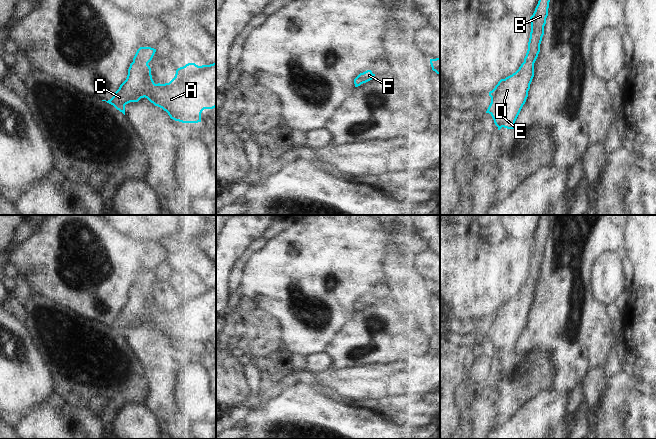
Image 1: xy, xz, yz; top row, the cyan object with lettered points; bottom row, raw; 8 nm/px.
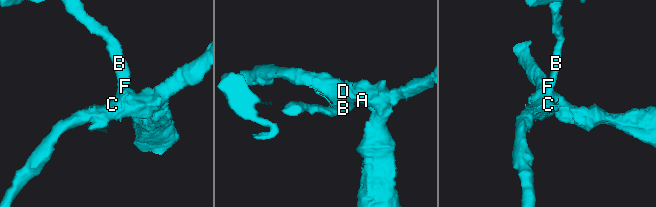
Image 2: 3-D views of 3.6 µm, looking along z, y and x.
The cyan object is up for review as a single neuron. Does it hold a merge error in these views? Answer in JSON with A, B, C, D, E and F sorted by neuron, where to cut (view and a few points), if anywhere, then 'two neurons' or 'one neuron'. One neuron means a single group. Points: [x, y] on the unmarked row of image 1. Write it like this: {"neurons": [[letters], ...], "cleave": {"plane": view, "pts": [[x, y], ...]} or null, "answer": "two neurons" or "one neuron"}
{"neurons": [["A", "B", "C", "D", "E", "F"]], "cleave": null, "answer": "one neuron"}

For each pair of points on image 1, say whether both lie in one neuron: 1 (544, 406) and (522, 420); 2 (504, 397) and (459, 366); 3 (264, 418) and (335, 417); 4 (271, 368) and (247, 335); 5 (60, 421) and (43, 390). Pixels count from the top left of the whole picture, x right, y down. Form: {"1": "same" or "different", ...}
{"1": "same", "2": "different", "3": "same", "4": "same", "5": "different"}

